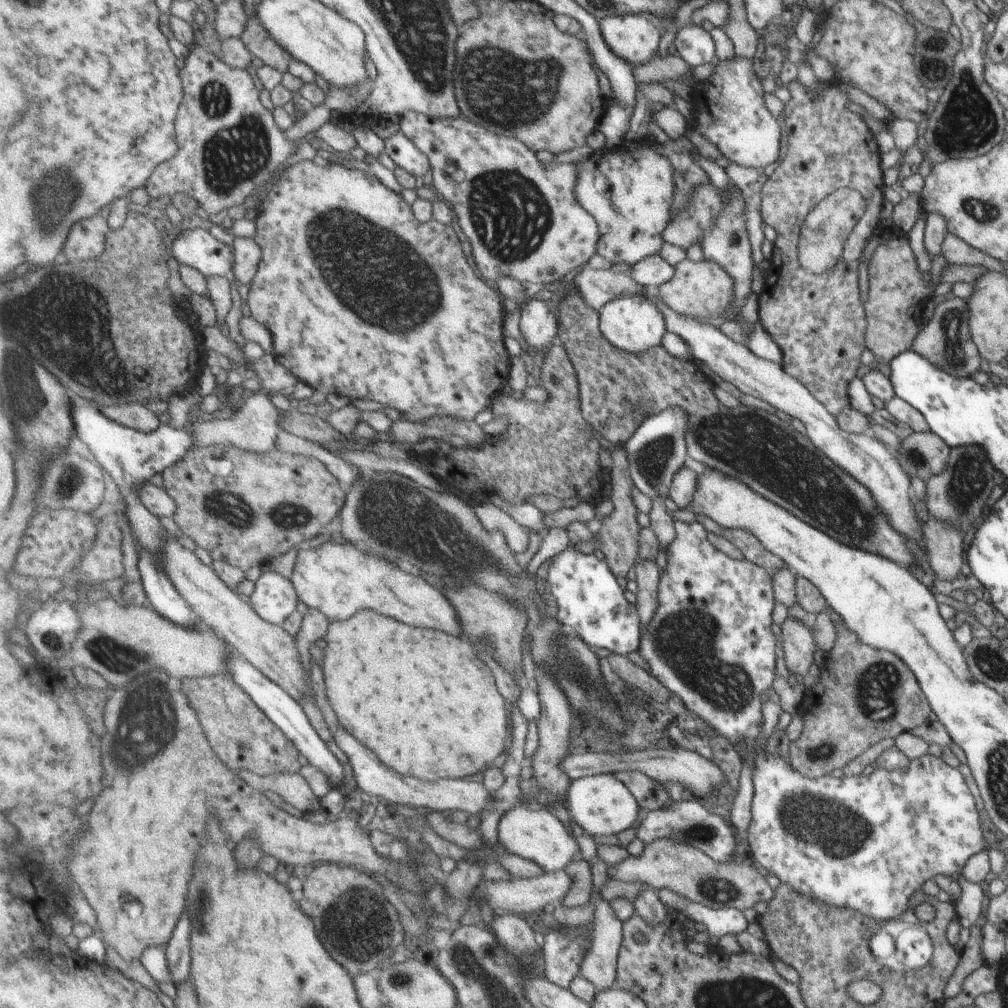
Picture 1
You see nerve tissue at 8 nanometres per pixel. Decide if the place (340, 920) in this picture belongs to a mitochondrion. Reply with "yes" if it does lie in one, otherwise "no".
yes

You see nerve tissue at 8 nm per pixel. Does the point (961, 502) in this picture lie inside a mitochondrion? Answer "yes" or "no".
yes

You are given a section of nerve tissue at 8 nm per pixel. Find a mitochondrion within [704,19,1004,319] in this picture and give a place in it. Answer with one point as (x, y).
(968, 122)

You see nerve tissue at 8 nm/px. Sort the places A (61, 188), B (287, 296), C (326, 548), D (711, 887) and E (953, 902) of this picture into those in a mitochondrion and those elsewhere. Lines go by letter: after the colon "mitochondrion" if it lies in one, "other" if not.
A: mitochondrion
B: other
C: other
D: mitochondrion
E: other

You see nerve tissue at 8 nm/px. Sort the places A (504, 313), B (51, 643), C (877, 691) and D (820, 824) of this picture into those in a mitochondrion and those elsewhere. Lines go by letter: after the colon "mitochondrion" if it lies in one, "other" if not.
A: other
B: mitochondrion
C: mitochondrion
D: mitochondrion

